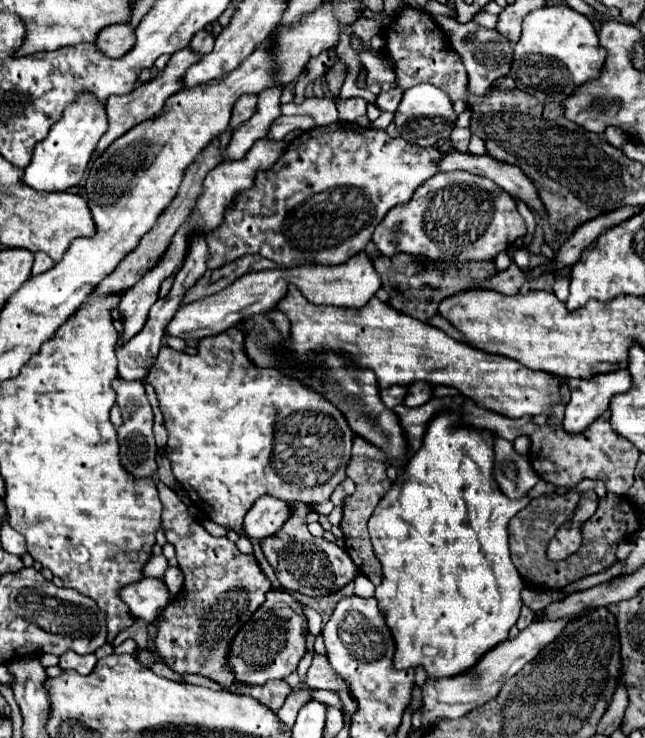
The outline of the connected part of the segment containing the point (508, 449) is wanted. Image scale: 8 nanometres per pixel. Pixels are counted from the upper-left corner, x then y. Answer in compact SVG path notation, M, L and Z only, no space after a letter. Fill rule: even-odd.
M495 439L495 467L493 477L499 489L509 499L521 499L539 481L527 457L515 453L513 443L505 439Z

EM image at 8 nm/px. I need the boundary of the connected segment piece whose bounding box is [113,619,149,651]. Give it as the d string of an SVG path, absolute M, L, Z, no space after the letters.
M135 619L135 623L133 623L131 629L127 627L123 633L119 633L119 635L115 637L113 645L121 645L125 639L133 639L133 641L137 643L137 649L139 649L139 651L149 651L149 645L147 645L147 641L149 641L147 625L149 625L149 623L143 621L143 619Z

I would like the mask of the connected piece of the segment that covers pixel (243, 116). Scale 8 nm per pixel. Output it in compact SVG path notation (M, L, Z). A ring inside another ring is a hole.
M243 95L243 97L235 103L235 109L233 109L229 127L231 127L231 129L237 129L241 123L245 123L245 121L253 115L255 103L257 103L257 95Z

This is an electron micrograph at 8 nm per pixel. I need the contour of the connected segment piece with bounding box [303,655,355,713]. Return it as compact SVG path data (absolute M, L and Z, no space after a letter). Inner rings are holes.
M315 655L313 657L313 663L311 663L311 667L309 667L309 671L307 671L305 679L303 679L303 685L305 687L315 687L315 689L337 691L341 695L345 711L347 713L355 711L355 699L353 699L353 695L345 687L345 681L335 675L333 667L329 667L329 661L327 661L325 655Z

